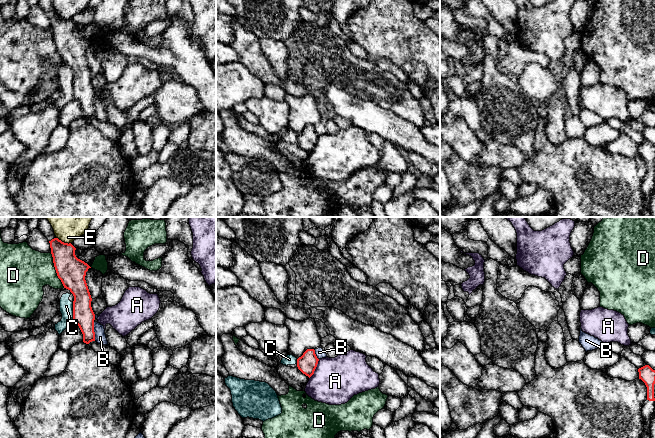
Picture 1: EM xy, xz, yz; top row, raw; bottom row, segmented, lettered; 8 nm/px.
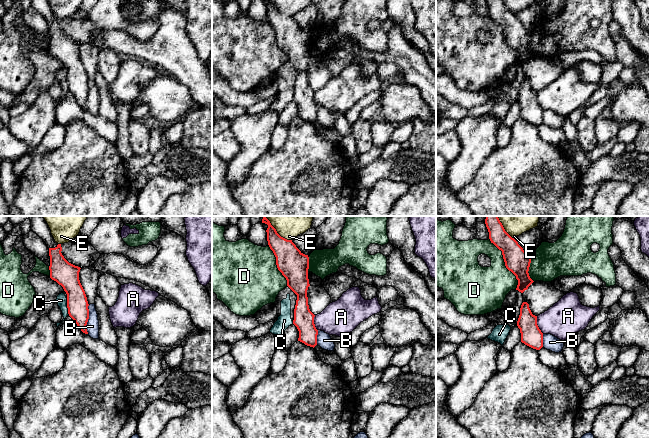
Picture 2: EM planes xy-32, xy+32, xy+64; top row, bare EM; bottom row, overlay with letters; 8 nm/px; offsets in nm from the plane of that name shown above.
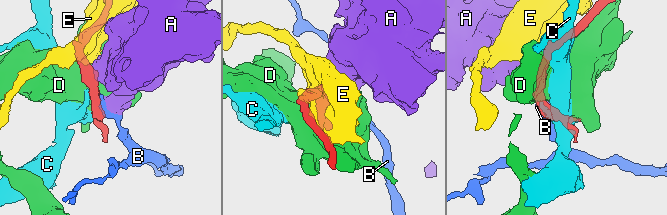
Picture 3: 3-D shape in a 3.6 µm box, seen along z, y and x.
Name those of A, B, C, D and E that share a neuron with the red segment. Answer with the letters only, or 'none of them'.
none of them

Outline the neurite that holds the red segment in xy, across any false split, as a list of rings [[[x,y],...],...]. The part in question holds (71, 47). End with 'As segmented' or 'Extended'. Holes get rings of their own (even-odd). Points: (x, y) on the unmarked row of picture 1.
[[[58,14],[52,15],[49,19],[57,52],[64,64],[74,72],[73,98],[81,106],[83,118],[89,120],[95,117],[95,90],[91,83],[92,74],[85,56],[86,48],[91,43],[76,33],[76,24],[71,19],[64,19]]]. As segmented

